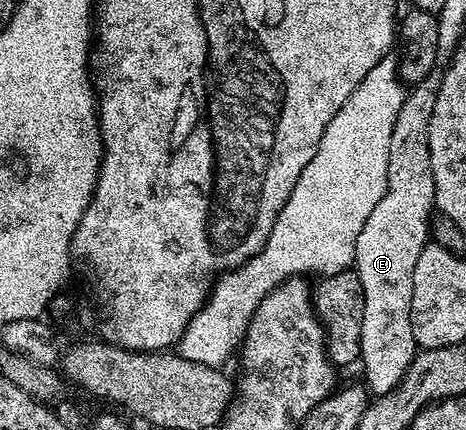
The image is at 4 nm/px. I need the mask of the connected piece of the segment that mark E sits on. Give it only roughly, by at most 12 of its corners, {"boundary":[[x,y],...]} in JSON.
{"boundary":[[414,86],[391,129],[385,192],[353,254],[359,363],[374,396],[419,350],[412,274],[431,239],[429,122]]}

